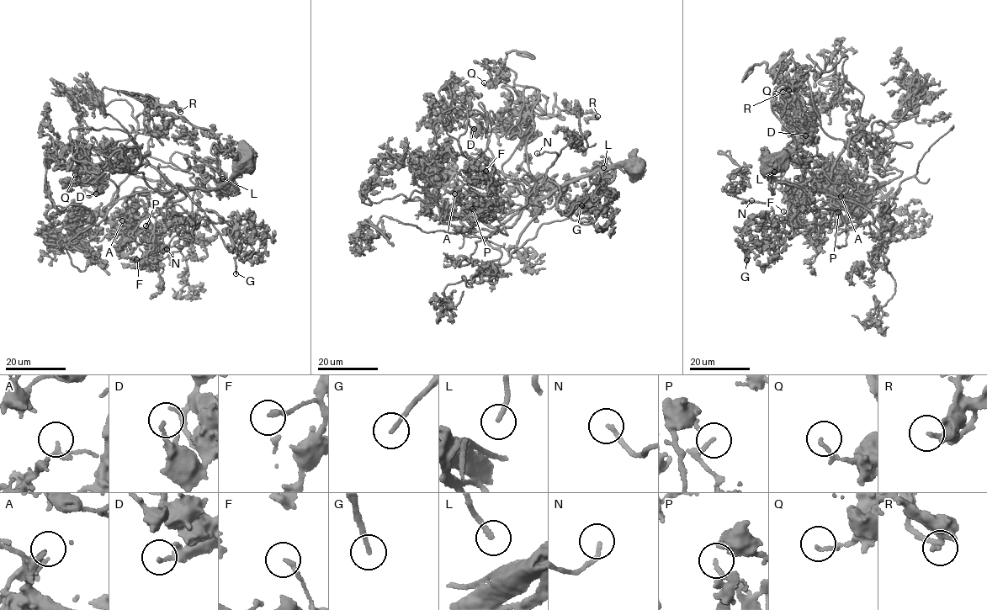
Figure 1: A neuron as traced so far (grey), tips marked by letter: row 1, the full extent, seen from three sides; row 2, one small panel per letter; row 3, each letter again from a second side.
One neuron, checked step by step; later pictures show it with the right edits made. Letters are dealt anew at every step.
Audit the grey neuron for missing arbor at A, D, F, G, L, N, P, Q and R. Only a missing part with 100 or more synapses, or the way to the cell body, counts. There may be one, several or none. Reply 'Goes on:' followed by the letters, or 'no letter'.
Goes on: L, N

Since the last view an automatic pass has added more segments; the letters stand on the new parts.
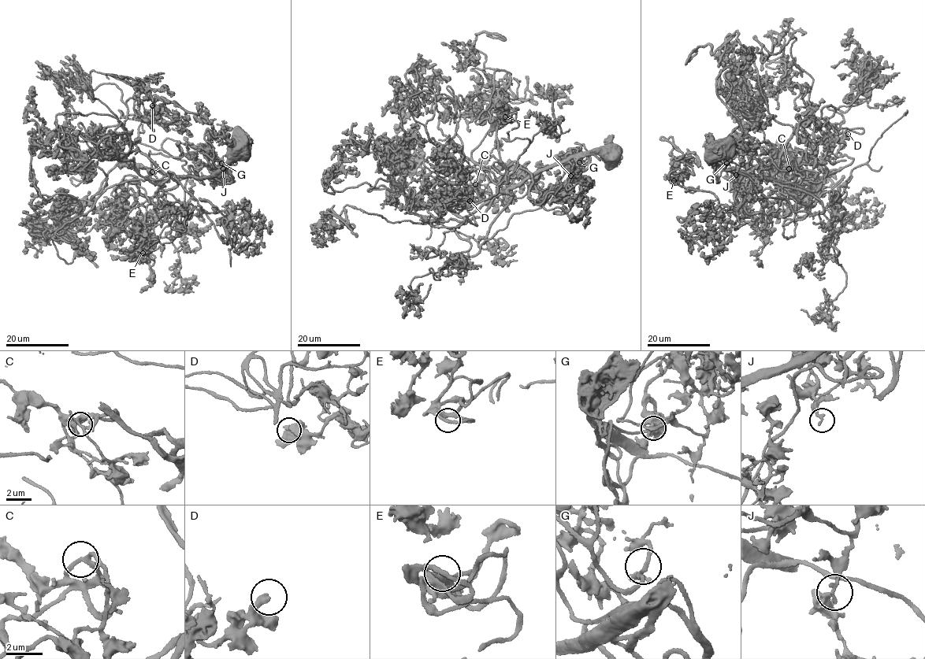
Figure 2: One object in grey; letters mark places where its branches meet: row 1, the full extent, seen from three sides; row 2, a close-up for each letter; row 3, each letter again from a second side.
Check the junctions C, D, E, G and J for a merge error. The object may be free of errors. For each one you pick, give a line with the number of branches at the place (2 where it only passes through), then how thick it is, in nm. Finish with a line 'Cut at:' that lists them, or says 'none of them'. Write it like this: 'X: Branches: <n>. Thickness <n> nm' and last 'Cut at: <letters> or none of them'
Cut at: none of them

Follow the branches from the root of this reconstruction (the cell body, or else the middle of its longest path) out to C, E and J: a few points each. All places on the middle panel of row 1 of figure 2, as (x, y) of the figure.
C: (609, 157), (614, 160), (570, 156), (468, 215), (455, 214), (475, 184)
E: (609, 157), (570, 156), (499, 190), (507, 168), (492, 164), (507, 183), (529, 142), (509, 140), (505, 116)
J: (609, 157), (589, 153), (566, 158), (567, 153), (570, 156), (570, 161), (567, 162), (570, 175)

